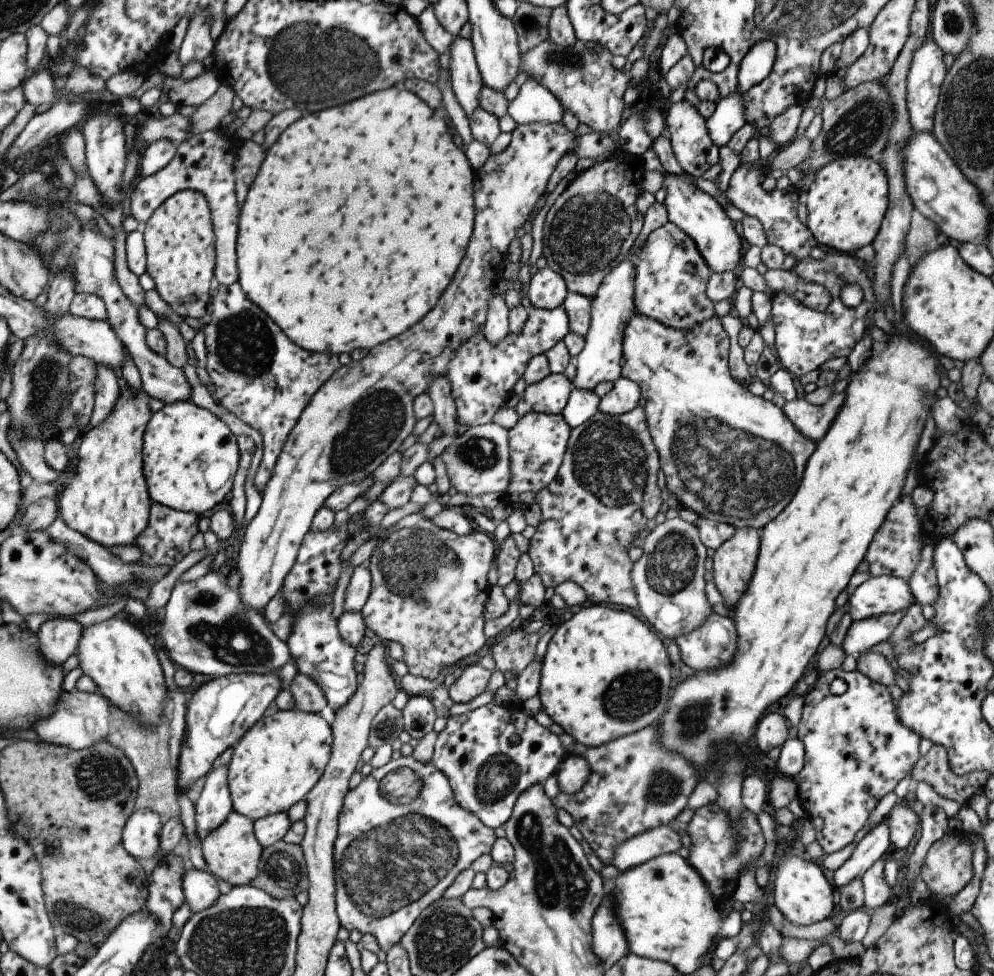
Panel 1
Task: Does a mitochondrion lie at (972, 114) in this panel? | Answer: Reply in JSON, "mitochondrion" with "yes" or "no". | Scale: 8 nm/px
{"mitochondrion":"yes"}

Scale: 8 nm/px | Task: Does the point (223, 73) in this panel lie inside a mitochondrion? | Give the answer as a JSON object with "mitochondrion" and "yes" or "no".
{"mitochondrion":"no"}

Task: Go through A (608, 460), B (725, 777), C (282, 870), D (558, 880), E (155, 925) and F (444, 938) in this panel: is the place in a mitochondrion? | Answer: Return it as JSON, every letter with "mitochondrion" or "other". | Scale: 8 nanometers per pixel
{"A":"mitochondrion","B":"other","C":"mitochondrion","D":"mitochondrion","E":"other","F":"mitochondrion"}

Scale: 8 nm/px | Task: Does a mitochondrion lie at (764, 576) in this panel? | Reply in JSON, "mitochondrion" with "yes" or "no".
{"mitochondrion":"no"}

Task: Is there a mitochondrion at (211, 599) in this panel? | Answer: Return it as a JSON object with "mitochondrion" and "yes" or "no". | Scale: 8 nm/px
{"mitochondrion":"yes"}

